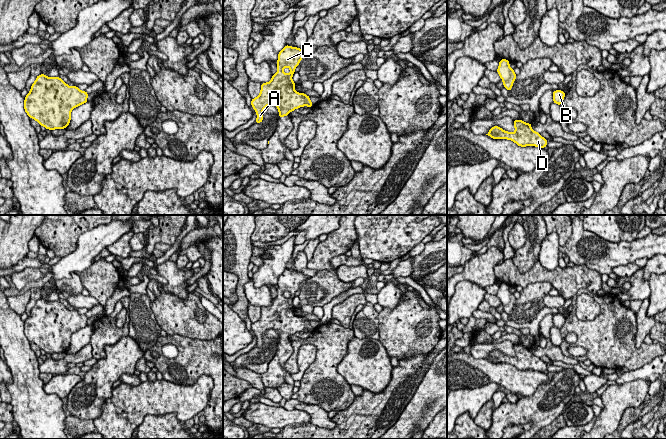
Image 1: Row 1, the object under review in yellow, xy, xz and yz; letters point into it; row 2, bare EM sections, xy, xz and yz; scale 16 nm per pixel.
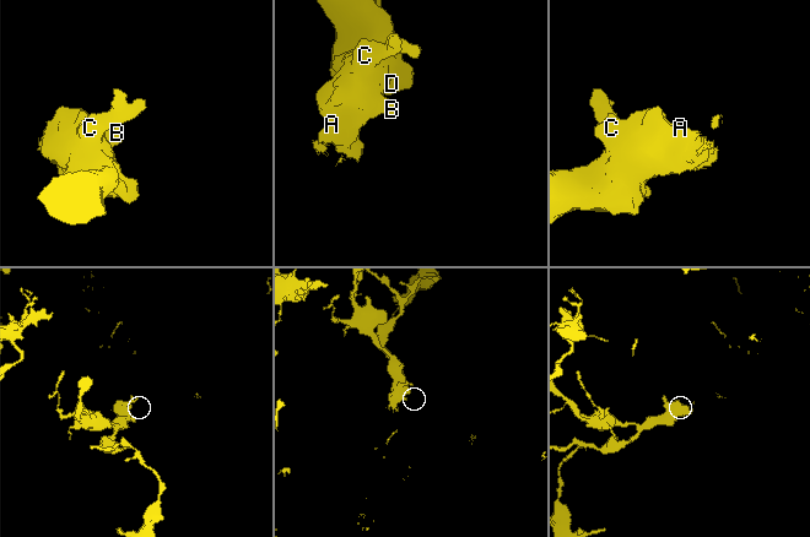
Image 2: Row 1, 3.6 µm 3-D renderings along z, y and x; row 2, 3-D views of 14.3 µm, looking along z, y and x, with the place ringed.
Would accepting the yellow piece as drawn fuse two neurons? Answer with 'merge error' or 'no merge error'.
no merge error

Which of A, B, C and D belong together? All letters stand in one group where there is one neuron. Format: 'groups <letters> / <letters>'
groups A B C D

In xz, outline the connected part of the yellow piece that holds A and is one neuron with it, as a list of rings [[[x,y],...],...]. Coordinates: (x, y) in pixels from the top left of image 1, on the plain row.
[[[286,269],[278,278],[278,288],[276,289],[278,295],[272,299],[270,306],[261,307],[260,318],[251,324],[251,329],[257,338],[257,343],[255,347],[261,347],[263,345],[263,334],[268,329],[275,329],[279,335],[279,341],[288,340],[291,335],[294,335],[297,332],[304,331],[305,329],[308,332],[311,332],[313,327],[310,324],[310,321],[305,317],[298,317],[295,315],[295,308],[292,304],[292,300],[295,297],[295,292],[299,289],[301,283],[307,280],[308,276],[297,271],[291,271]]]

